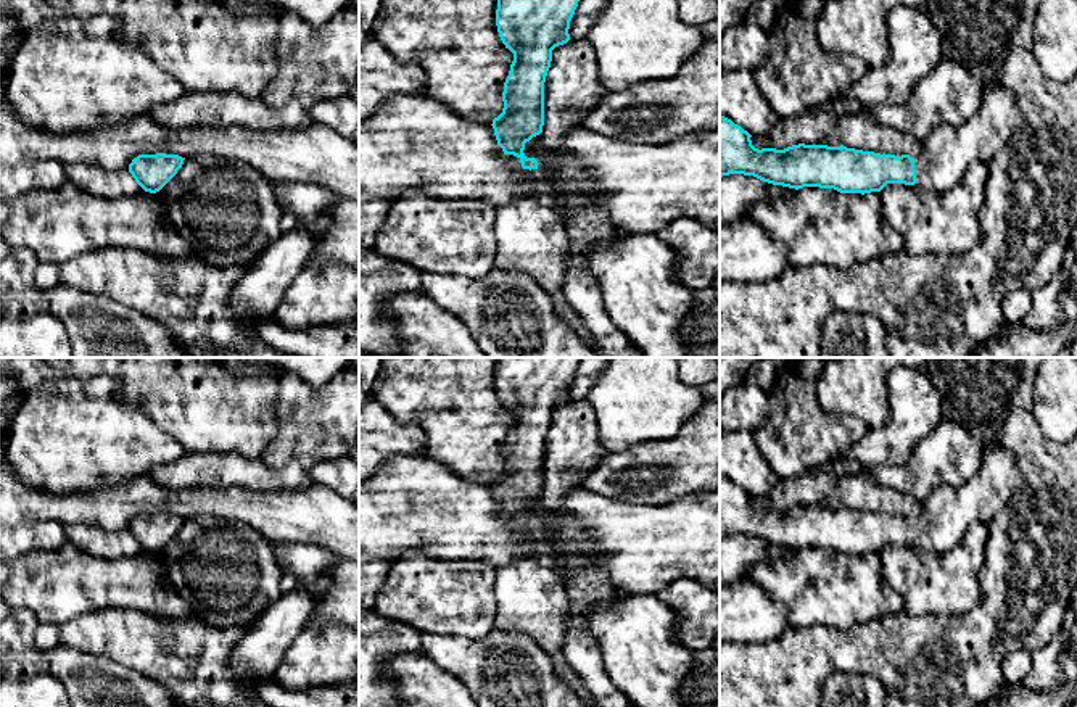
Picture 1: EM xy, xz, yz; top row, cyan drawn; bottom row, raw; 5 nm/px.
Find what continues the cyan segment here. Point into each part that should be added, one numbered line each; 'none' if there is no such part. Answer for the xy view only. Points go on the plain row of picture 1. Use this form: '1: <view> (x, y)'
none

